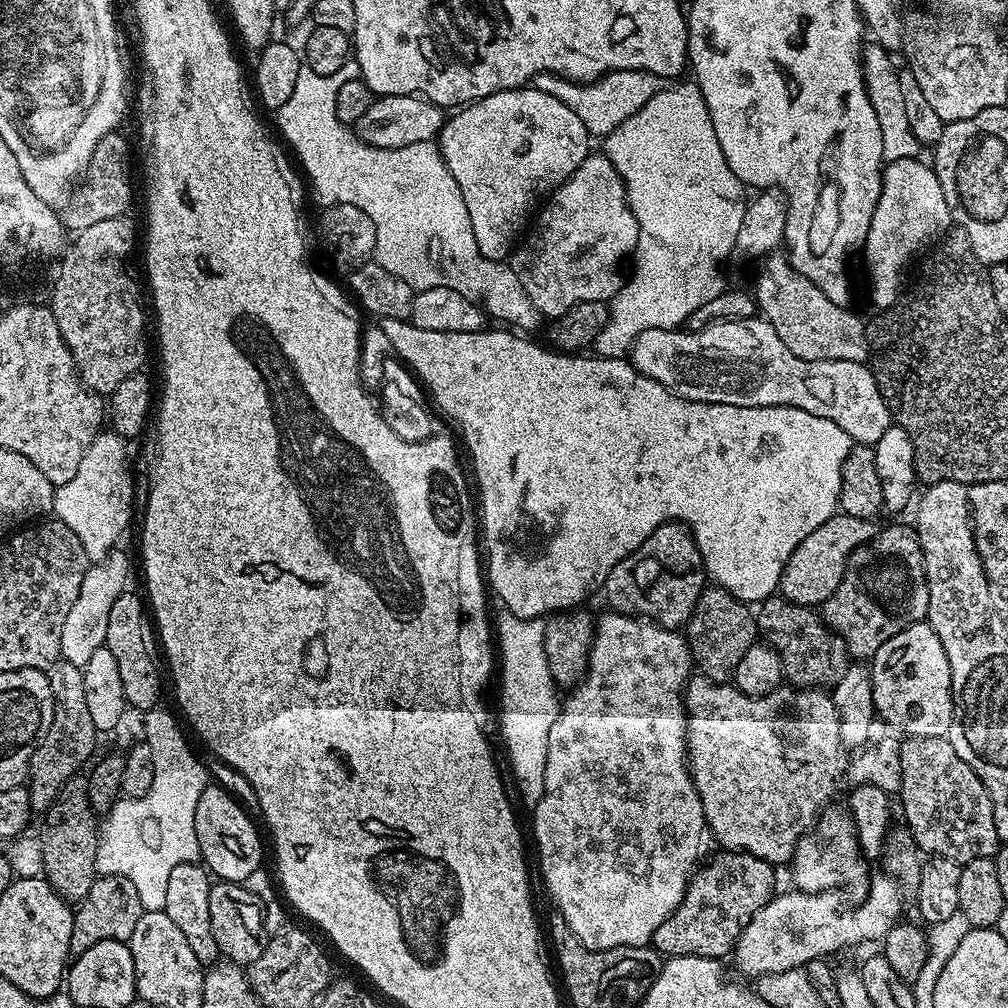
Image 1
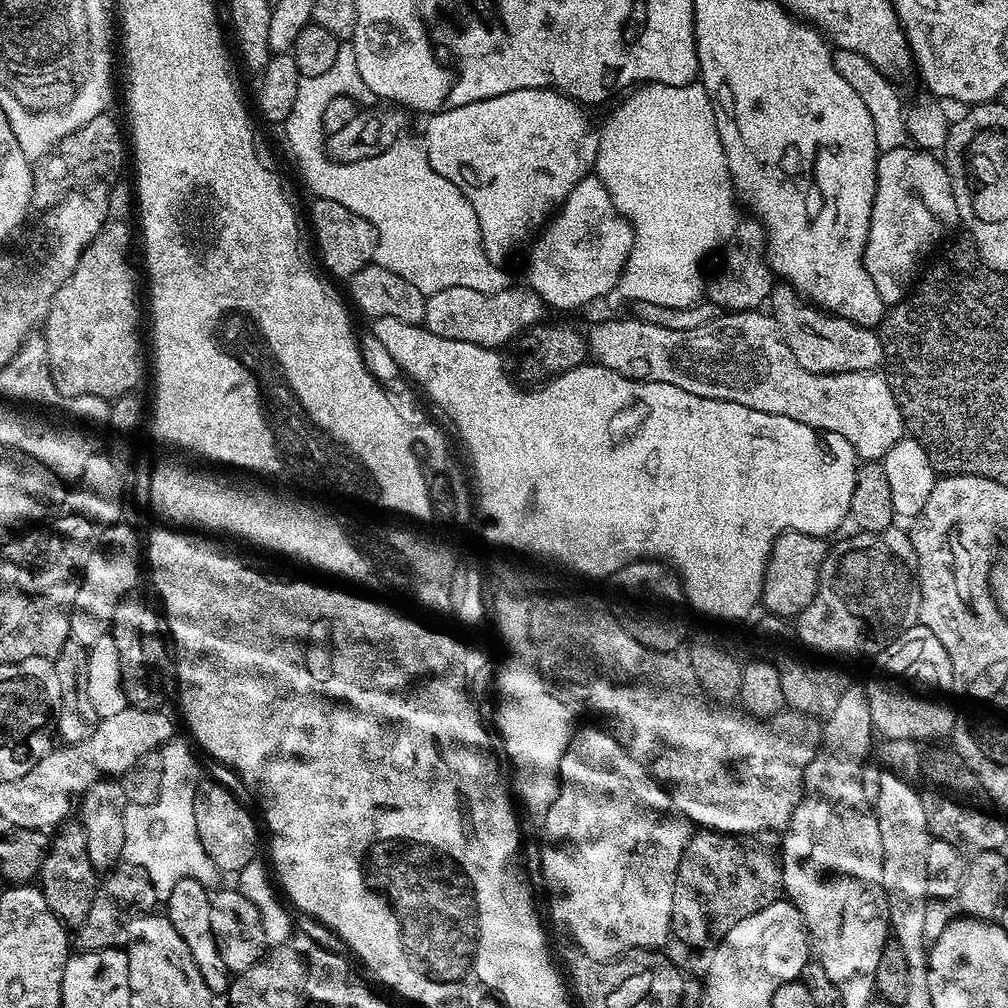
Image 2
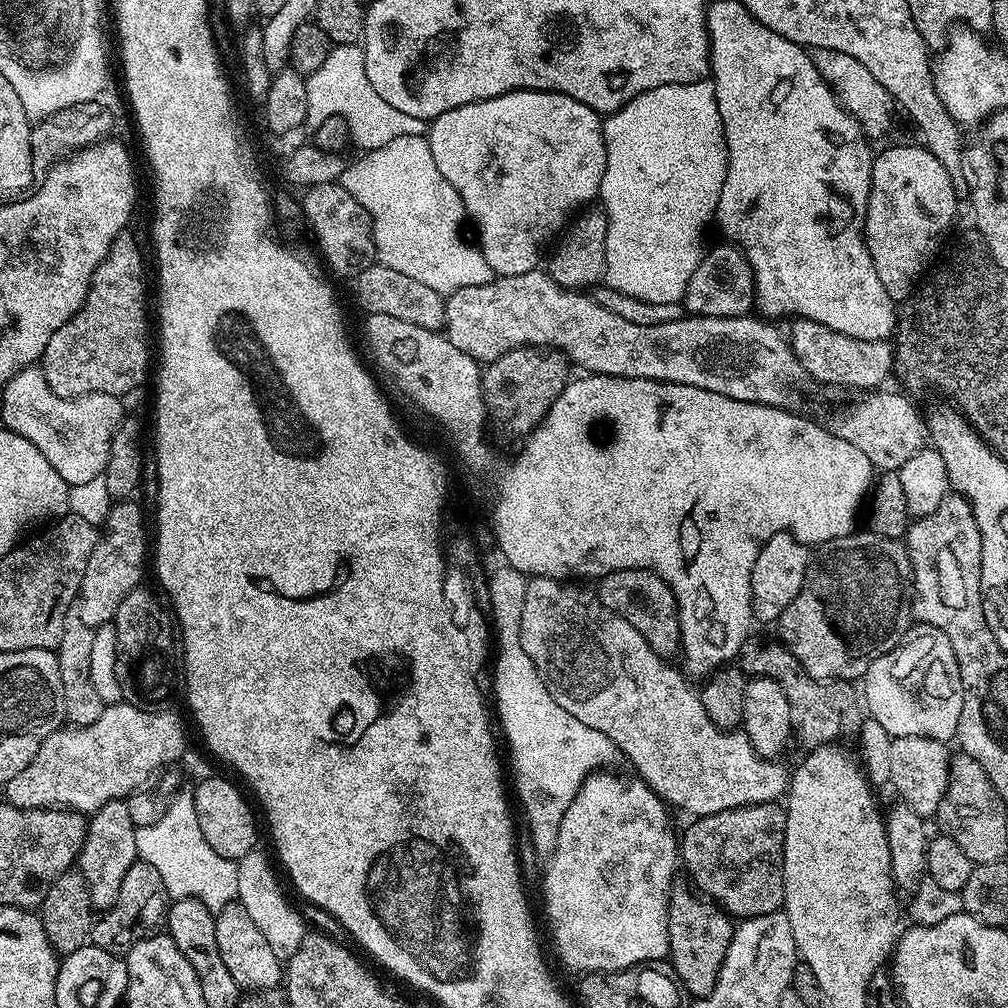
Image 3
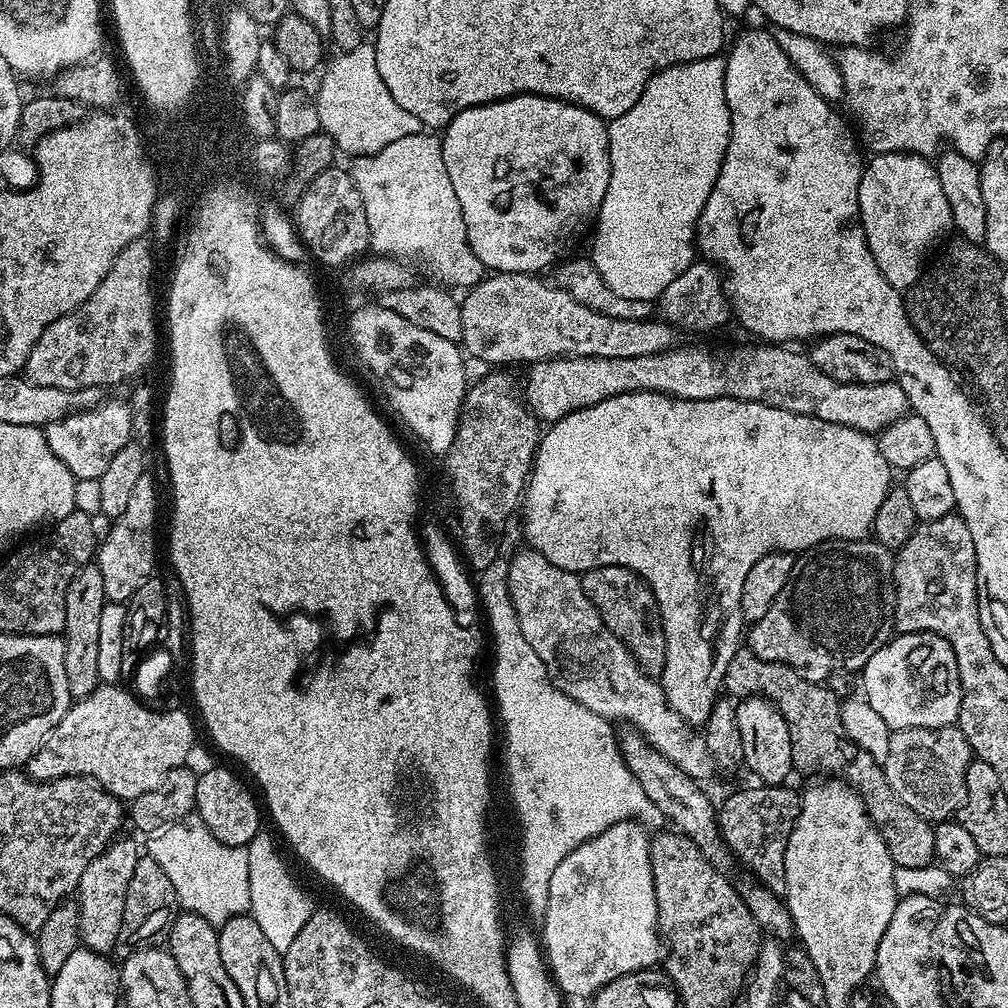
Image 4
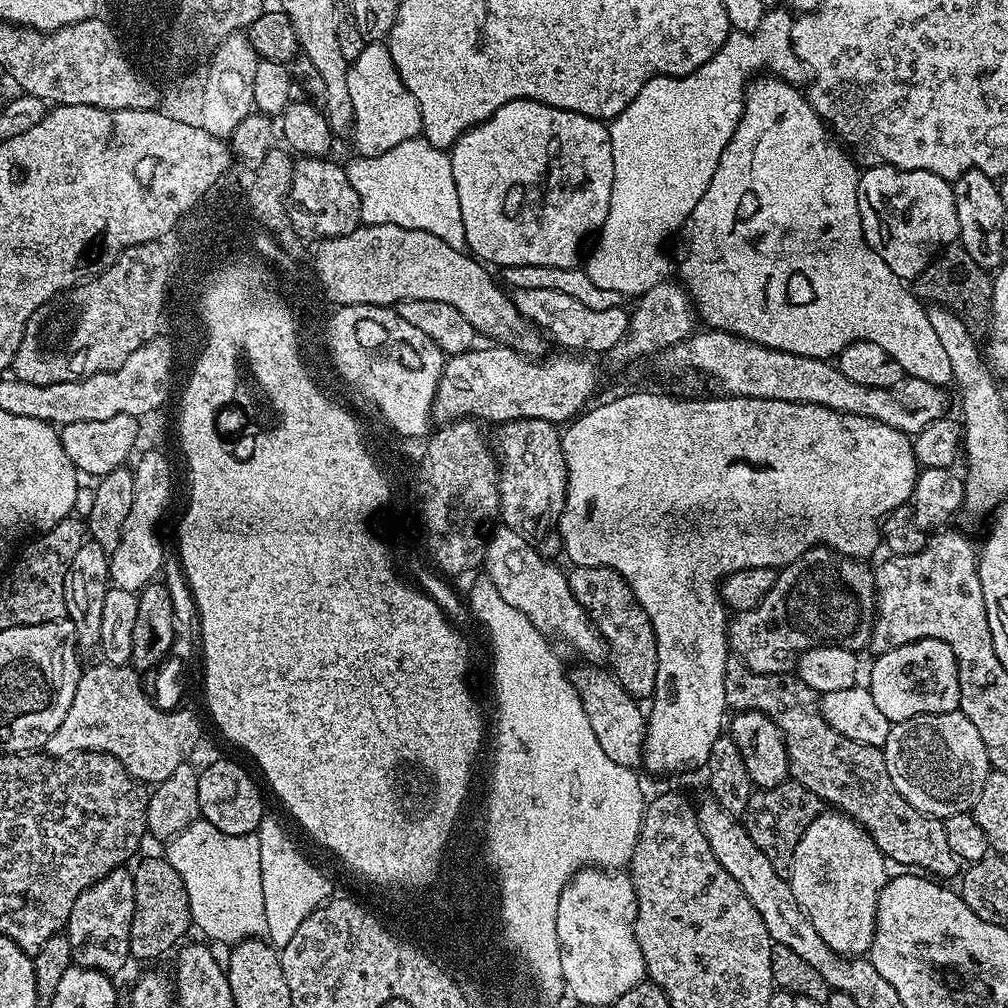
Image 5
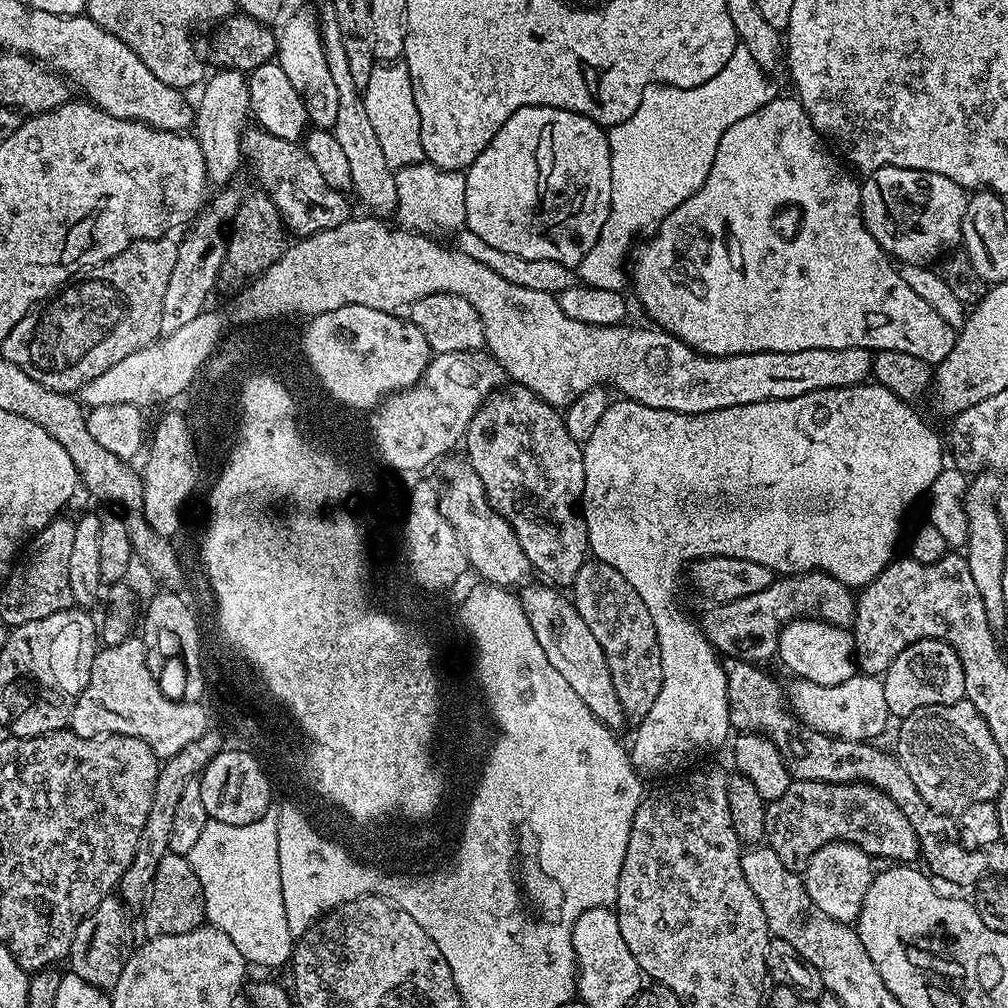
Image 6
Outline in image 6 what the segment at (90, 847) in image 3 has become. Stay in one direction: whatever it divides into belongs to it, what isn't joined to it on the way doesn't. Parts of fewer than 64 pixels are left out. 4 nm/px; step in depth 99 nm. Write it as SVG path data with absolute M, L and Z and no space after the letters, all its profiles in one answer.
M119 895L107 896L78 926L74 934L72 949L68 952L67 967L78 978L90 982L90 986L98 986L105 990L111 990L122 978L122 970L126 970L126 962L133 954L132 924L128 921L129 909Z

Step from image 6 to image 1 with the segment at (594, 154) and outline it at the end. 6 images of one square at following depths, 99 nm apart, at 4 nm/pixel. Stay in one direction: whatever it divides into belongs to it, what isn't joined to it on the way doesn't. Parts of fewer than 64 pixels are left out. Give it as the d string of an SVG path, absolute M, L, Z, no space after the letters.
M533 86L511 88L505 92L495 92L481 100L474 100L471 104L453 112L456 113L453 116L451 113L445 119L444 126L438 135L440 153L450 170L450 174L454 174L454 182L458 182L458 186L462 190L462 198L466 202L466 214L470 214L470 226L474 230L474 242L478 242L478 250L483 256L491 260L507 261L510 253L513 251L514 245L517 243L518 237L525 231L526 225L529 223L528 211L532 207L534 207L533 209L537 207L536 199L539 196L541 198L547 197L549 194L555 192L556 187L559 184L567 182L570 174L574 174L574 170L578 170L578 166L582 166L582 162L589 156L590 148L588 148L588 140L590 140L590 133L582 120L570 110L568 105L560 102L554 94L543 93L542 90L538 90Z

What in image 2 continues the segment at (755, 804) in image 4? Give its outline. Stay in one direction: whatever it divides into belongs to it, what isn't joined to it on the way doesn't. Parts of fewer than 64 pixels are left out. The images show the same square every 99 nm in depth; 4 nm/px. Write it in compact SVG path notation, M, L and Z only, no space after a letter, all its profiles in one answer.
M707 830L693 831L686 850L678 862L674 882L674 902L672 903L672 936L680 939L688 948L711 949L720 943L733 926L738 926L742 918L766 910L782 896L782 860L763 844L763 839L751 836L730 836L723 832Z

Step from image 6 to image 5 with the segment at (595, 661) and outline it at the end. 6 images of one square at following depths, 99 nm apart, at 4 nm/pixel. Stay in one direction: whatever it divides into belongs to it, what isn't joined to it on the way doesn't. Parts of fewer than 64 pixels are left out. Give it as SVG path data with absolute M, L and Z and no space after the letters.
M600 666L584 667L588 668L571 669L570 679L580 695L586 718L590 718L590 730L594 730L606 758L618 762L618 766L635 769L644 754L645 709L640 709L637 697L631 696L605 669L604 673Z

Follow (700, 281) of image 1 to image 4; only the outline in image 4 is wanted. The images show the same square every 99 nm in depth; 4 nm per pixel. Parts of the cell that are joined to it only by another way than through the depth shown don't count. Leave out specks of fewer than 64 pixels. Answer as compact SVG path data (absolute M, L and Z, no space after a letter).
M723 55L711 56L702 60L695 60L689 64L675 64L669 68L663 68L661 72L651 76L648 85L642 90L638 102L626 110L618 118L614 118L608 124L608 141L610 142L610 186L606 186L606 198L602 198L600 211L594 217L594 229L596 237L592 240L592 253L590 259L592 264L602 274L602 279L610 290L622 294L622 298L638 298L639 300L659 301L663 290L678 278L694 261L698 252L698 237L696 234L696 223L700 220L702 210L706 206L706 198L710 198L710 190L714 190L714 182L718 182L720 167L726 154L726 146L730 142L730 110L726 106L726 90L724 89L724 62Z

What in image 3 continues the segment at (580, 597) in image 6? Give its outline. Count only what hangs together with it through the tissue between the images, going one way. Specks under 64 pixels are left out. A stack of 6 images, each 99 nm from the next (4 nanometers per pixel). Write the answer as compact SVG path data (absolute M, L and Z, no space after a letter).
M623 568L617 572L608 572L599 577L598 595L600 601L611 612L616 612L654 650L654 654L665 658L681 651L680 647L680 619L678 618L678 606L670 585L659 576L657 572L651 572L648 568Z

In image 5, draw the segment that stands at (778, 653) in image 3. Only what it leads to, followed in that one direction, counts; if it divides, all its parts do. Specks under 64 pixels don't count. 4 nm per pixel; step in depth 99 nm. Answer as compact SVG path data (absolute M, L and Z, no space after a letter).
M729 655L726 662L726 702L729 709L733 713L761 712L774 721L778 730L782 730L788 755L788 774L791 779L806 786L806 790L813 792L825 805L835 806L841 813L851 816L872 835L874 843L893 865L905 864L908 867L905 869L919 870L936 878L952 876L956 871L957 875L962 864L956 859L954 850L950 850L944 820L927 816L910 806L890 780L883 751L874 746L866 746L862 742L854 742L846 738L846 734L838 734L838 730L834 730L834 726L830 726L830 722L826 722L826 718L820 712L820 701L818 693L806 686L806 682L802 682L799 675L792 672L758 674L750 670L738 657Z

